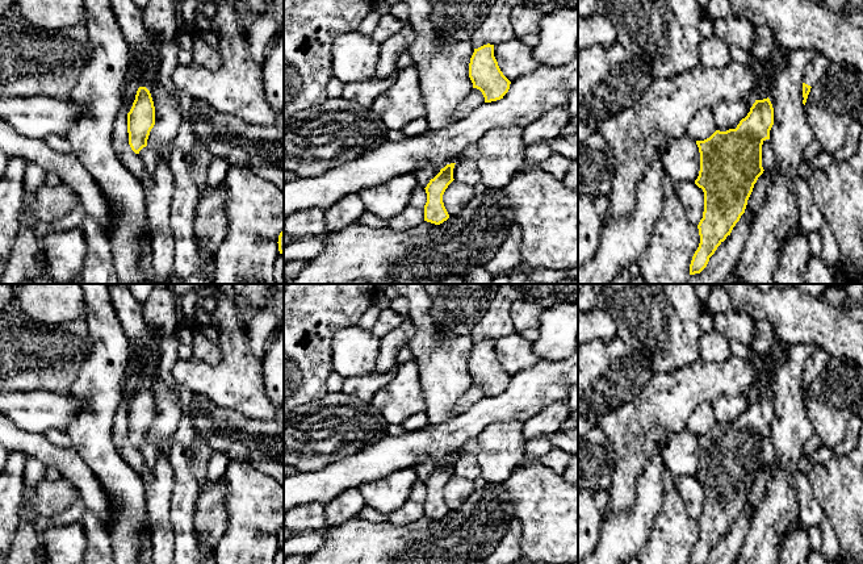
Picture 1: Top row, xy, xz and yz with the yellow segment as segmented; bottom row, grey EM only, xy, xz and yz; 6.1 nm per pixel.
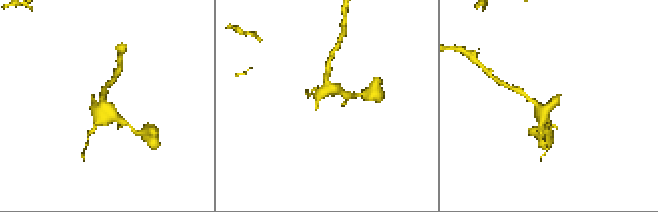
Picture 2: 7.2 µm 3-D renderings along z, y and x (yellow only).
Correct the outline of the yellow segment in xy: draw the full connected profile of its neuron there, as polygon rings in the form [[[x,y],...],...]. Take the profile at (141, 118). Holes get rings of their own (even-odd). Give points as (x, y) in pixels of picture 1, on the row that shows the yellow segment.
[[[139,87],[130,112],[127,113],[129,145],[135,154],[147,146],[155,125],[155,106],[150,91]]]

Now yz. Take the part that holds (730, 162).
[[[770,99],[755,100],[750,112],[736,129],[716,130],[709,138],[696,141],[700,153],[700,171],[695,184],[704,192],[704,212],[697,229],[700,243],[695,251],[690,275],[700,273],[717,247],[730,235],[733,227],[745,213],[754,184],[763,174],[762,145],[770,139],[774,125],[774,108]]]

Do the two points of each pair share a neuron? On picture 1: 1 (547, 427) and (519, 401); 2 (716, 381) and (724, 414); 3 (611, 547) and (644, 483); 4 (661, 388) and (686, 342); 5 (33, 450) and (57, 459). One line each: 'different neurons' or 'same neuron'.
1: different neurons
2: different neurons
3: same neuron
4: different neurons
5: same neuron

